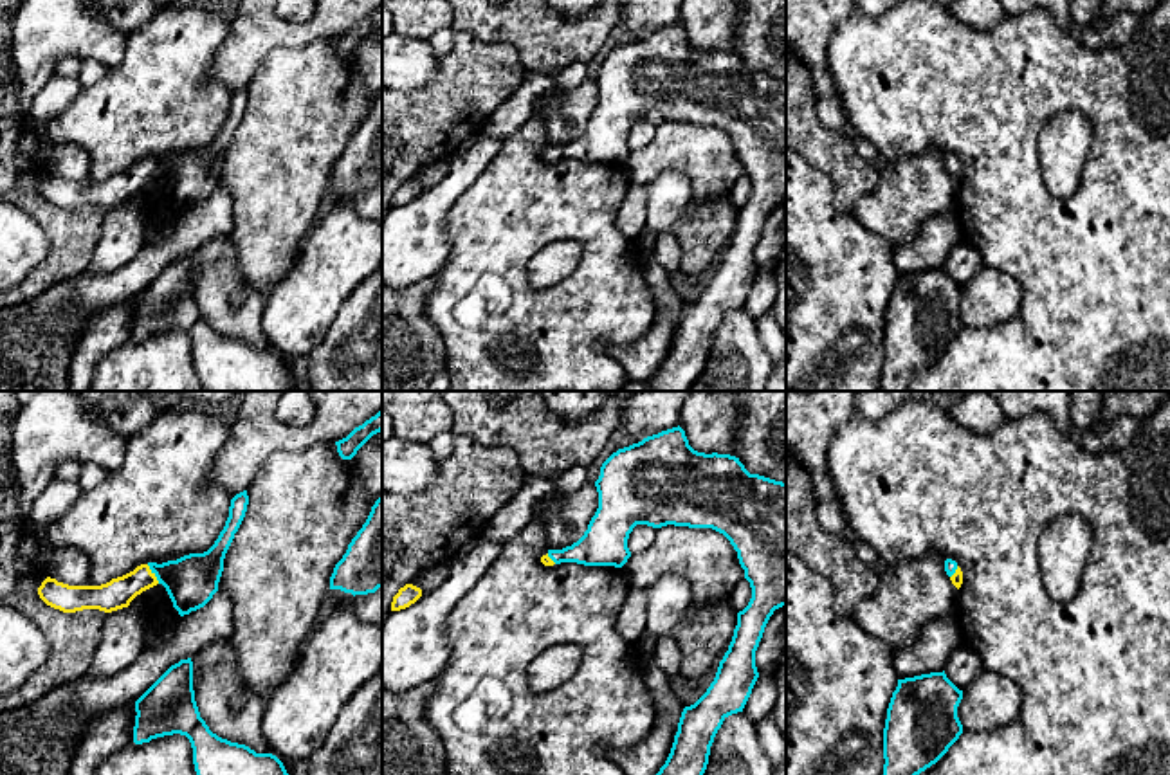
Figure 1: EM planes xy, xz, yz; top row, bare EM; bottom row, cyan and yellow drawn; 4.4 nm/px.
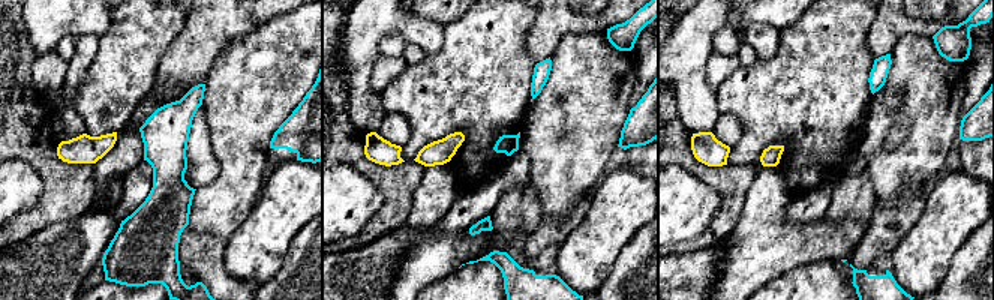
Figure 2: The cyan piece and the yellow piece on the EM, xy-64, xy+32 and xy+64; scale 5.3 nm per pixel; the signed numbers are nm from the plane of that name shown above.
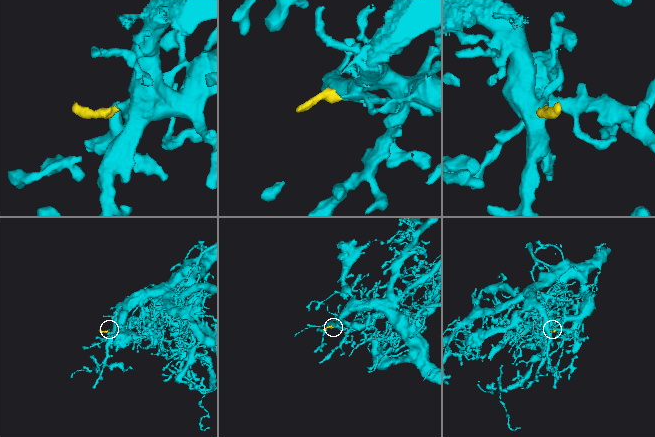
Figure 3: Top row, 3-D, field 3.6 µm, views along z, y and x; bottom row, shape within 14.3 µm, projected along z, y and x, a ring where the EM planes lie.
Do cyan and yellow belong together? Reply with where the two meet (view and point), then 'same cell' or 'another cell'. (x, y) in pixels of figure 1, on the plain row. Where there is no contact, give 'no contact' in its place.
xy (152, 168) | same cell

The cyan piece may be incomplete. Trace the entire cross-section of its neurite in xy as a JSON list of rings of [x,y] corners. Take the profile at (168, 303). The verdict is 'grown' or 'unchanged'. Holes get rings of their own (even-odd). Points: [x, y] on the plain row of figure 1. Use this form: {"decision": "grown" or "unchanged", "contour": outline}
{"decision": "unchanged", "contour": [[[193,258],[171,261],[135,297],[133,339],[180,330],[193,344],[193,360],[206,391],[310,391],[272,350],[256,350],[209,326],[193,287]]]}

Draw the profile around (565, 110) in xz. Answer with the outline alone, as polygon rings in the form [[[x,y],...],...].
[[[586,79],[573,88],[548,92],[535,103],[535,112],[543,115],[544,137],[550,146],[562,146],[577,139],[599,105],[595,79]]]

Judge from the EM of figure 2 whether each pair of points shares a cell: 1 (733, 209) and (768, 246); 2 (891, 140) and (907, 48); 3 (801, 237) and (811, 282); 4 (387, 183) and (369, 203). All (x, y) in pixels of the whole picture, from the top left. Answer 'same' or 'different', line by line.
1: different
2: different
3: different
4: different

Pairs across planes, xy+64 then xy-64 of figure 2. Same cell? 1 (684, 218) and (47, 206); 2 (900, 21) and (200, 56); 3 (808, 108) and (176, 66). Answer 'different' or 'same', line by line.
1: different
2: same
3: different

